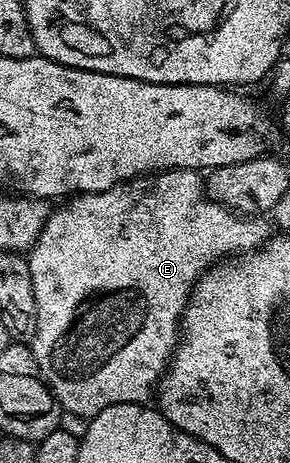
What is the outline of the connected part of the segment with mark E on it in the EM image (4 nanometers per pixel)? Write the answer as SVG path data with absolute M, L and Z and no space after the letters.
M172 169L171 171L151 173L137 179L128 179L125 183L118 183L107 191L79 193L67 198L58 206L51 210L36 245L28 252L32 289L36 293L36 309L38 310L38 328L32 344L34 360L38 362L38 370L42 378L46 380L46 386L53 391L62 411L93 417L112 405L149 404L155 398L158 385L161 383L163 375L166 374L166 368L174 358L174 348L180 342L180 320L183 313L186 312L186 303L190 299L190 294L194 292L195 283L211 267L221 264L231 257L237 257L261 247L271 238L271 224L267 220L267 224L262 220L265 218L239 215L237 211L227 209L223 203L212 201L206 195L203 176L192 169Z

